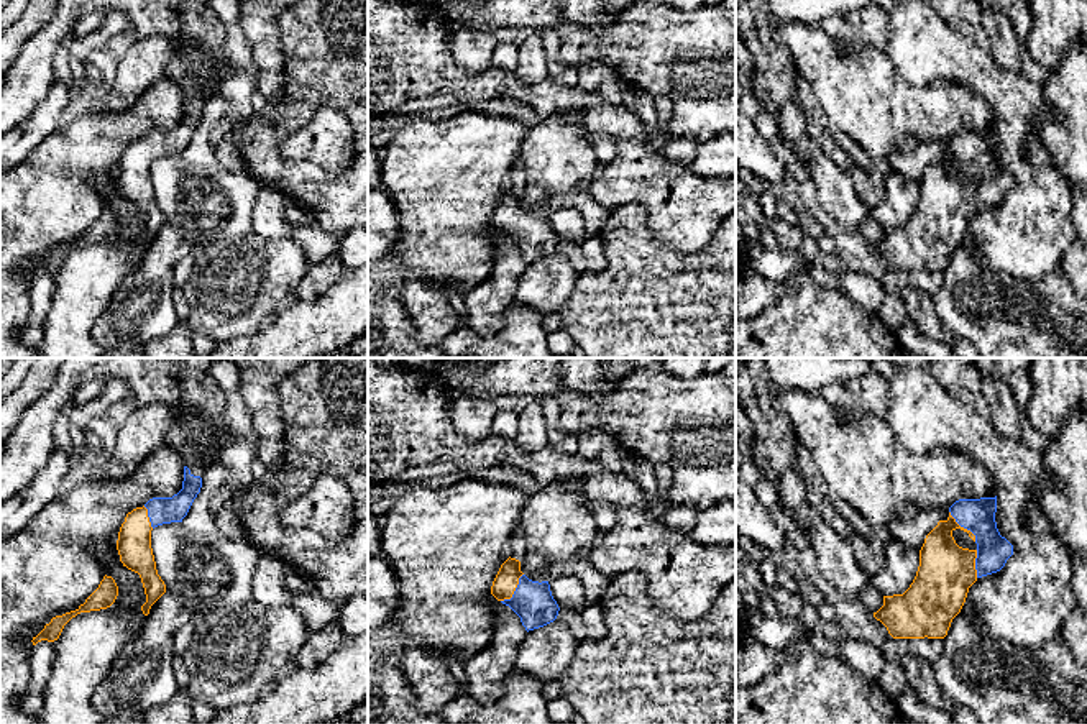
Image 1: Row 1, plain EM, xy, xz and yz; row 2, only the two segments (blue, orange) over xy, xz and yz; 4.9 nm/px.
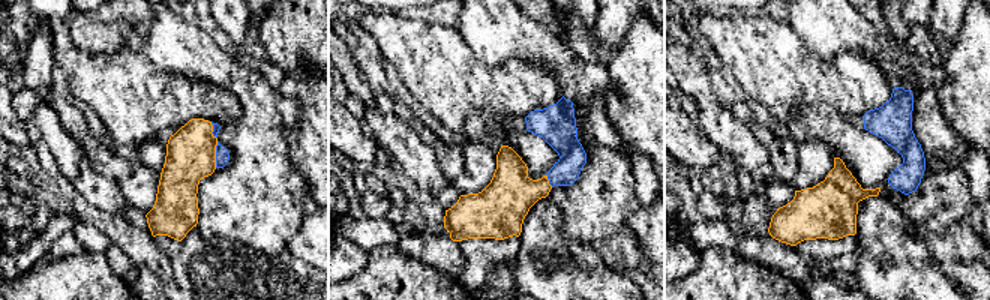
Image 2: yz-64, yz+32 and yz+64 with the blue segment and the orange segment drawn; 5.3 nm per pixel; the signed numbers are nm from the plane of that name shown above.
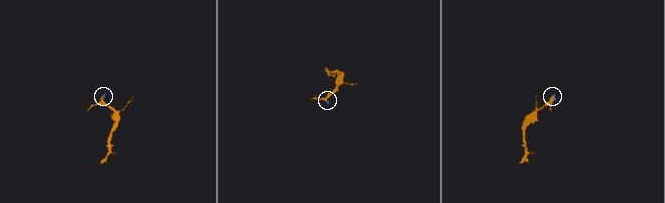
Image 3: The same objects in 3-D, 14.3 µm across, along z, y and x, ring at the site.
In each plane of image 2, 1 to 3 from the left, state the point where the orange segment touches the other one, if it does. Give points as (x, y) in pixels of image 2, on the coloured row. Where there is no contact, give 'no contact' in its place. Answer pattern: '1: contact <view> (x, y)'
1: contact yz-64 (216, 155)
2: contact yz+32 (548, 179)
3: no contact

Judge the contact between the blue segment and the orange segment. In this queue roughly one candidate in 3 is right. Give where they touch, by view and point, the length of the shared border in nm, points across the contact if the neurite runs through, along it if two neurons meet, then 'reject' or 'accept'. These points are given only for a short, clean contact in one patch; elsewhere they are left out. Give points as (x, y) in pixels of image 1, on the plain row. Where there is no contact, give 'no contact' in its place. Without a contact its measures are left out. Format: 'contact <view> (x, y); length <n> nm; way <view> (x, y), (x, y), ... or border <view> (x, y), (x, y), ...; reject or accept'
contact yz (963, 158); length 200 nm; way yz (977, 148), (972, 148), (963, 158), (946, 166), (946, 204); accept

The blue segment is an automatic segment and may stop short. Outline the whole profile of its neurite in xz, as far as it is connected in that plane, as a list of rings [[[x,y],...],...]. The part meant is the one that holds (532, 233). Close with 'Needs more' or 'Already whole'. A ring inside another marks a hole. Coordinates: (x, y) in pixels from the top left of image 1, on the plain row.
[[[511,189],[501,197],[491,227],[521,250],[527,264],[553,254],[560,243],[548,213],[529,212]]]. Needs more

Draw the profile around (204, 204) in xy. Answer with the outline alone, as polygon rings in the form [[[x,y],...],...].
[[[171,154],[151,163],[151,181],[166,225],[194,246],[255,233],[253,207],[263,184],[248,171],[195,166]]]

